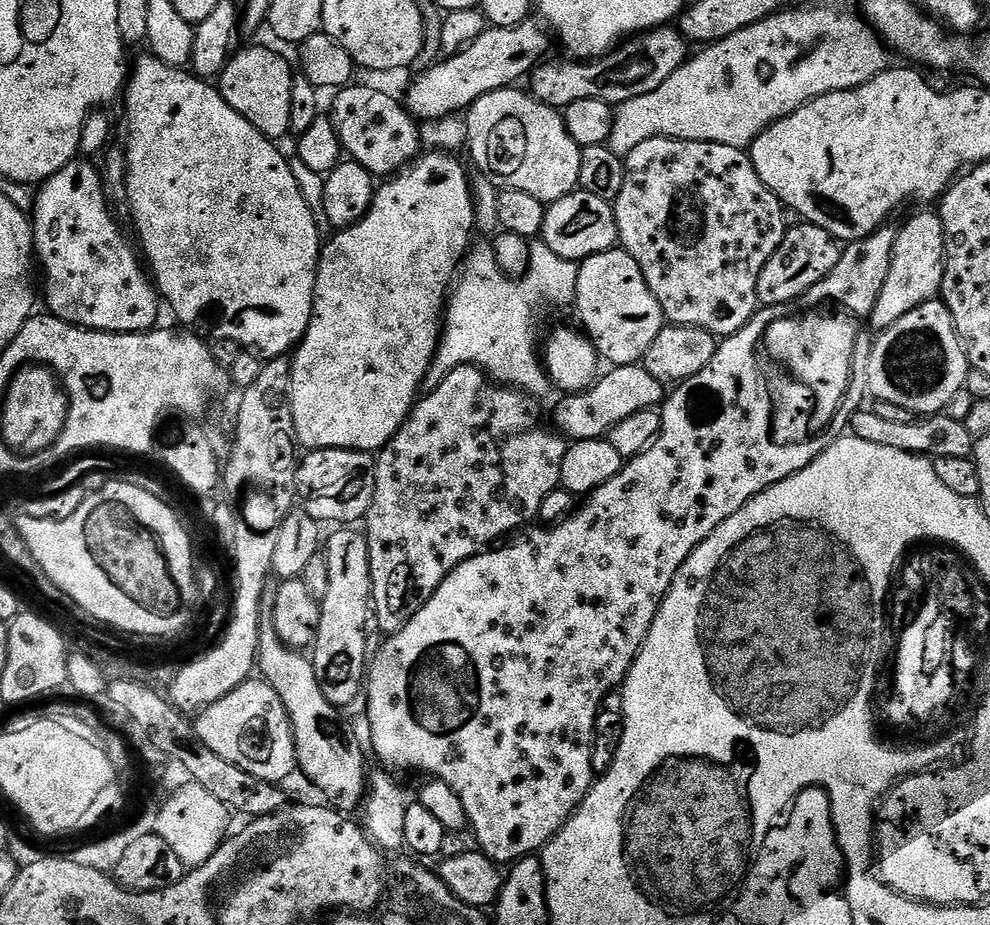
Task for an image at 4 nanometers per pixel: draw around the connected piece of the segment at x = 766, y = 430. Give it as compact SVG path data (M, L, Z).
M892 226L880 228L871 232L866 238L853 240L843 249L838 266L818 282L818 286L826 288L826 294L834 294L836 300L810 300L808 308L800 308L799 303L788 304L788 312L780 314L780 320L760 320L753 316L752 320L741 332L719 341L714 358L706 370L698 370L694 378L684 380L675 385L667 393L660 413L660 434L645 452L631 457L624 468L606 486L598 486L591 496L587 497L571 514L551 526L533 527L529 536L524 536L513 548L493 547L478 556L471 556L462 562L434 590L430 602L402 626L402 630L391 633L388 640L380 648L380 653L371 657L366 669L366 700L368 696L368 728L372 731L372 748L381 760L383 767L413 768L416 772L425 772L425 777L435 778L446 782L454 794L458 794L460 804L468 816L470 832L476 835L475 847L498 866L511 866L525 856L539 853L562 830L562 826L574 816L580 808L580 803L592 789L594 773L592 770L592 741L596 738L596 718L604 707L612 691L619 689L644 639L652 629L654 618L658 614L660 604L668 596L670 586L678 574L680 567L690 558L690 554L726 518L738 514L746 502L750 502L758 494L765 492L770 486L790 478L796 472L801 472L810 462L814 462L817 454L830 447L838 438L838 432L832 428L824 428L836 416L836 424L847 429L852 423L854 413L861 411L864 396L868 391L868 363L874 343L873 337L867 336L860 329L860 324L852 316L872 316L880 302L880 295L890 270L892 251L896 241L897 229Z

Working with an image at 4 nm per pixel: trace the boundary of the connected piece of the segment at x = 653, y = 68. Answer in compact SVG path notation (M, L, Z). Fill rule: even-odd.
M672 26L654 28L651 32L642 32L638 36L633 36L612 49L606 56L597 56L591 60L581 60L579 62L568 62L572 64L548 64L544 62L531 73L532 88L531 95L540 100L543 104L548 104L551 108L563 110L569 108L574 102L585 100L586 98L598 98L602 102L619 106L632 100L635 96L650 94L674 74L690 58L689 41L685 40L684 33Z

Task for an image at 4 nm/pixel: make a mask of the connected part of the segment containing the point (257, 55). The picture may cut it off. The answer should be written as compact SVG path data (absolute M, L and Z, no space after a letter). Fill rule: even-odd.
M244 48L229 59L224 71L218 77L218 87L222 98L250 126L275 142L289 133L290 90L294 79L294 68L288 65L284 56L279 56L272 48Z

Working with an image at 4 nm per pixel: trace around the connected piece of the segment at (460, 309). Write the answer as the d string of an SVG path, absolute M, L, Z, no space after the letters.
M532 242L528 245L527 269L516 279L501 272L487 243L478 244L464 257L458 279L447 297L431 379L438 382L450 374L450 370L473 364L487 373L493 382L541 398L550 392L550 381L538 355L536 336L532 333L536 307L539 304L571 305L575 301L579 263L558 258L558 254L542 242Z

